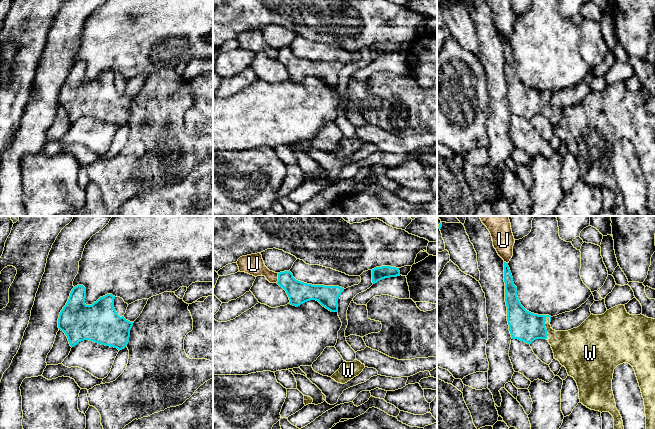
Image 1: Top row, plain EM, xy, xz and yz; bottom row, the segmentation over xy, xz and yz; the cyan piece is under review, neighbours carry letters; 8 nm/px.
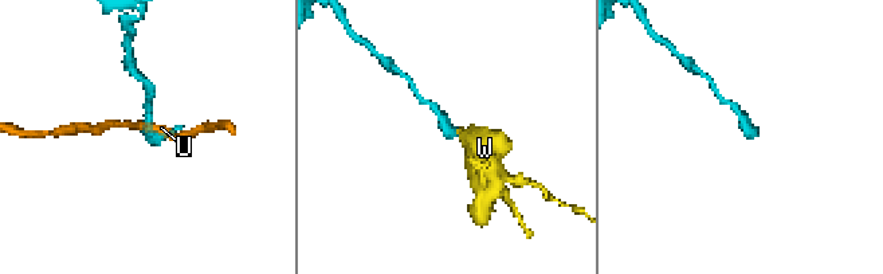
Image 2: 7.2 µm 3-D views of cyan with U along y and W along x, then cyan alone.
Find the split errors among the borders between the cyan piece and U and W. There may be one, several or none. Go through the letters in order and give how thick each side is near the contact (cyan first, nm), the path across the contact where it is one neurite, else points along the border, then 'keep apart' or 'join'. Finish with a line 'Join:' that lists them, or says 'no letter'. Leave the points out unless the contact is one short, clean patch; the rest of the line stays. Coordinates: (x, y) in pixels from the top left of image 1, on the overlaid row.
U: 180/170 nm | keep apart
W: 240/280 nm | across yz (525, 326), (545, 327), (558, 340), (569, 347) | join
Join: W

